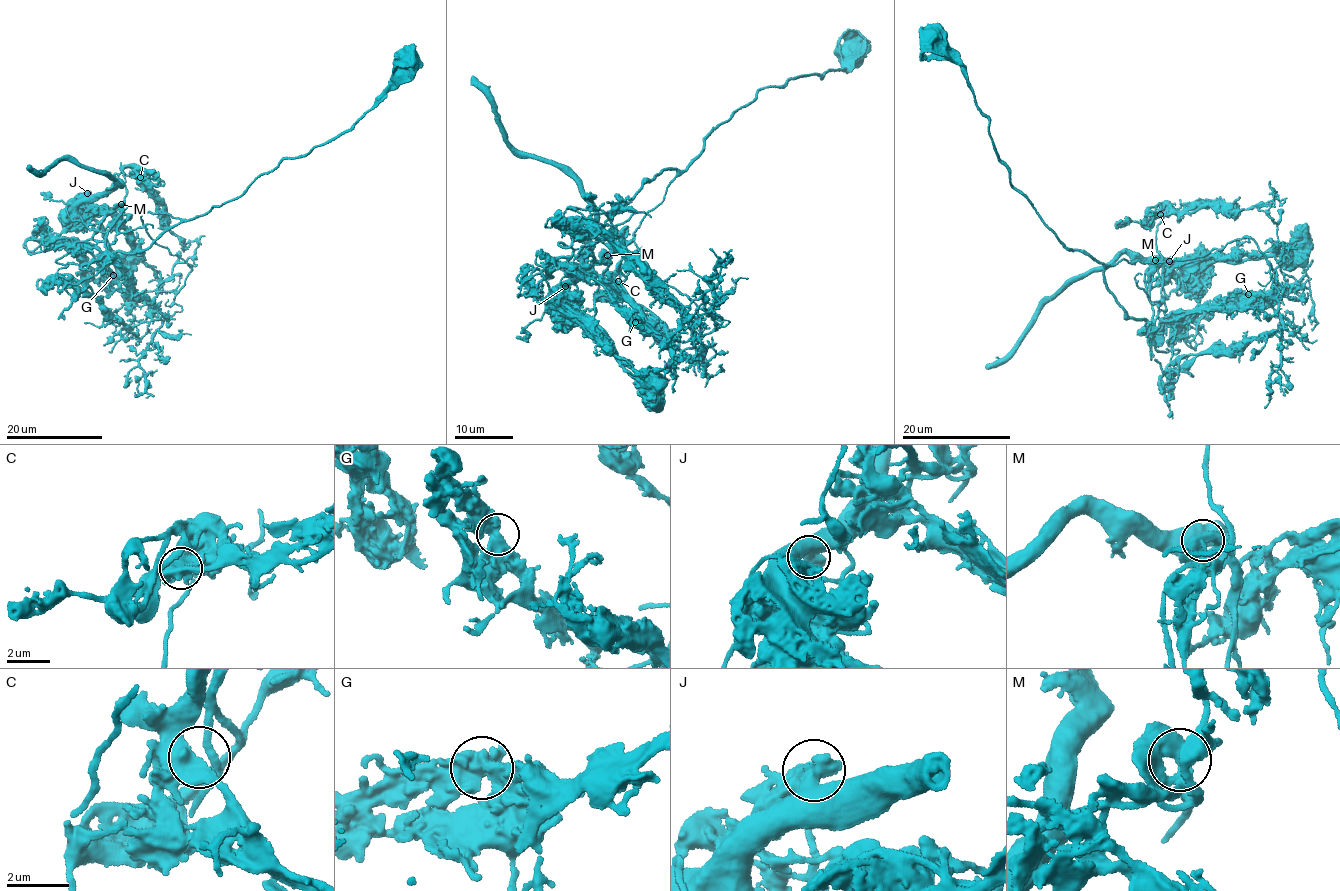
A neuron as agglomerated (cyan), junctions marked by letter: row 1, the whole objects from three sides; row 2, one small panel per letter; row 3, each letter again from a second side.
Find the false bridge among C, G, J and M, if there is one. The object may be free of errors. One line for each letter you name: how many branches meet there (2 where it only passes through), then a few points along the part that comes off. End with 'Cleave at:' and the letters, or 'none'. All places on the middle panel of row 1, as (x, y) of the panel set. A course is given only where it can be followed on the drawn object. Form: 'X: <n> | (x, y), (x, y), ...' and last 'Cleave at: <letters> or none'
J: 2 | (565, 286), (583, 267), (593, 207), (562, 170), (513, 150), (486, 93), (472, 75)
Cleave at: J

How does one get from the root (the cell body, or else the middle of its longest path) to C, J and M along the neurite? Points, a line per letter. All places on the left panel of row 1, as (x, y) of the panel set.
C: (409, 58), (347, 130), (284, 158), (242, 194), (137, 253), (108, 251), (126, 196), (122, 172), (140, 177)
J: (409, 58), (347, 130), (284, 158), (242, 194), (137, 253), (111, 253), (107, 234), (72, 219), (86, 193)
M: (409, 58), (347, 130), (284, 158), (242, 194), (181, 220), (137, 253), (108, 251), (121, 205)

